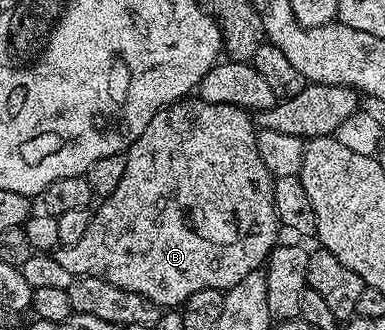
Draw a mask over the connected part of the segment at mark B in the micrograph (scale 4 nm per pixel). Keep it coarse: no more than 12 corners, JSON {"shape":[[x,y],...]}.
{"shape":[[187,97],[53,252],[177,308],[279,242],[251,112]]}

